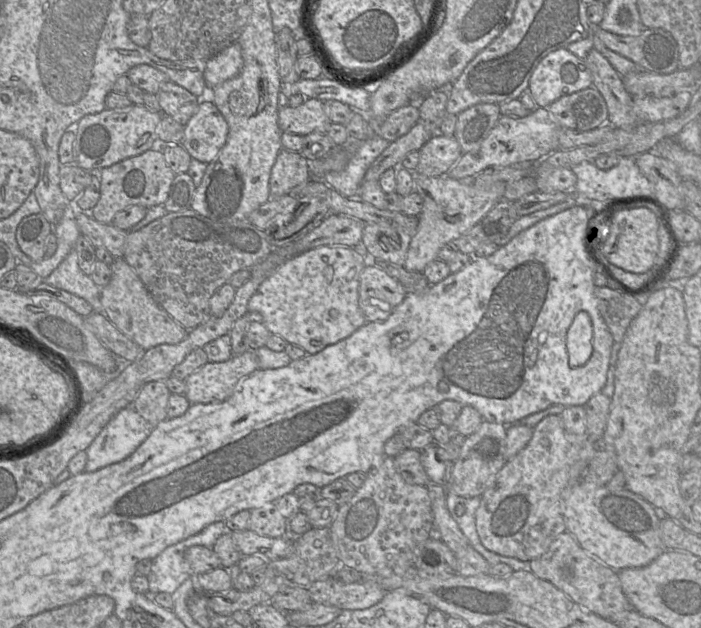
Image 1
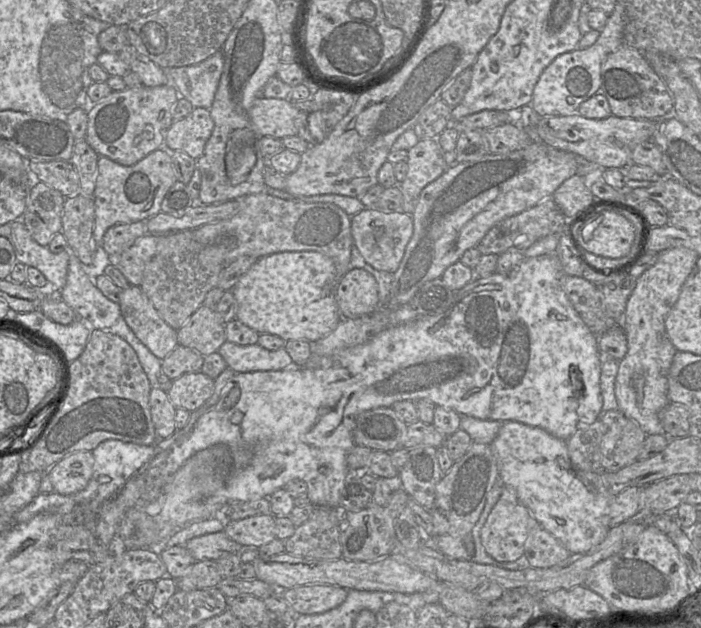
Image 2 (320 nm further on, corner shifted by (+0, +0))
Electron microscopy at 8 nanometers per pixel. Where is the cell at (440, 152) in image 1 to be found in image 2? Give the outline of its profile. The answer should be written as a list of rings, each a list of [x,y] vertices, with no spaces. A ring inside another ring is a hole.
[[[437,138],[419,140],[408,150],[408,170],[405,179],[398,183],[402,194],[402,211],[412,215],[420,192],[429,183],[440,177],[448,168]]]

